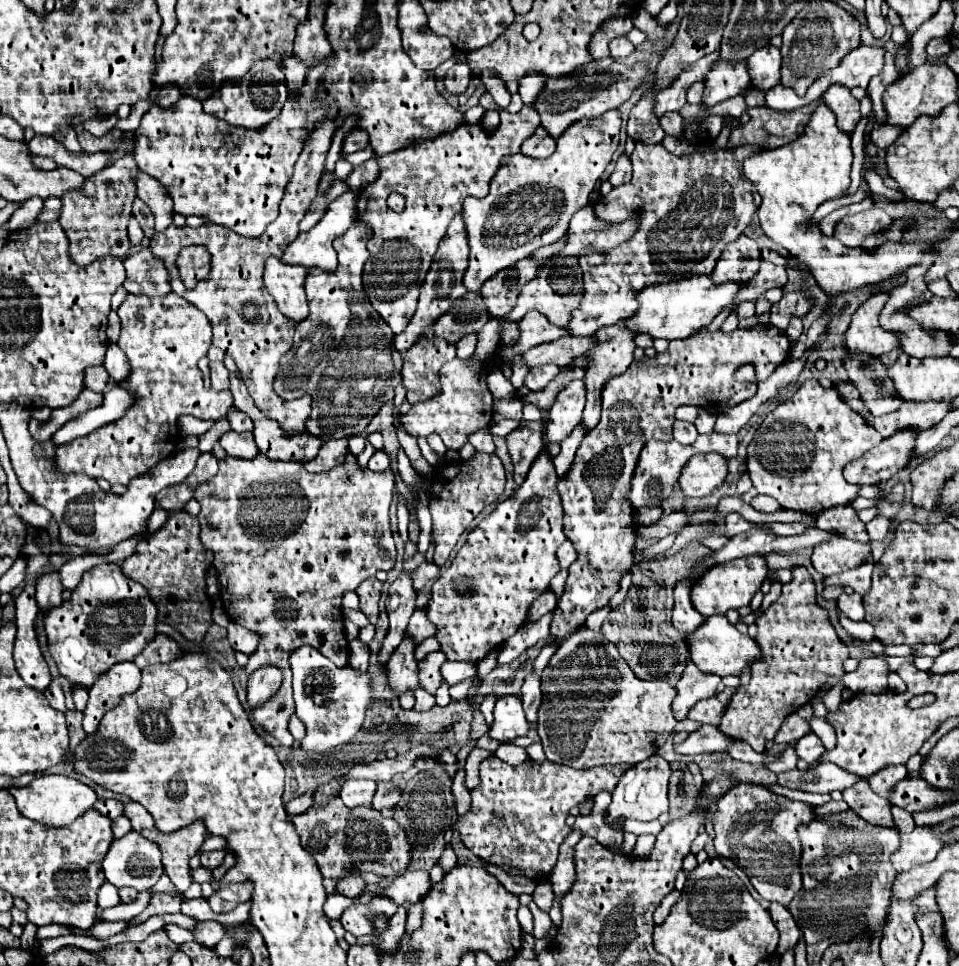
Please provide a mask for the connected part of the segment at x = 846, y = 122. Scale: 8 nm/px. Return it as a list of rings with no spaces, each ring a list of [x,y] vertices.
[[[831,85],[823,93],[823,103],[837,115],[839,129],[851,133],[859,123],[859,101],[851,95],[851,91],[843,85]]]

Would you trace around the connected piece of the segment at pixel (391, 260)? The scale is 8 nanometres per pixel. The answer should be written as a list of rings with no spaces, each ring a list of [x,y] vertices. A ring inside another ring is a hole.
[[[523,107],[519,113],[501,109],[501,125],[495,133],[487,133],[481,125],[461,125],[453,133],[443,133],[435,139],[449,139],[447,151],[441,143],[435,151],[435,141],[421,141],[421,145],[405,147],[397,153],[377,157],[381,173],[375,183],[367,185],[357,195],[357,213],[373,229],[371,245],[367,245],[371,257],[363,267],[363,287],[373,309],[385,319],[395,335],[403,333],[409,325],[415,309],[419,289],[431,267],[433,255],[441,237],[445,235],[451,219],[461,213],[465,197],[485,197],[489,193],[489,181],[499,169],[505,155],[519,153],[521,143],[533,135],[539,127],[539,115],[531,107]],[[389,193],[401,193],[407,201],[403,213],[393,213],[387,207]]]

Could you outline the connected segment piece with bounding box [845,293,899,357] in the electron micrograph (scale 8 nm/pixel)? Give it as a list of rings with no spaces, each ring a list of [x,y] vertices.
[[[877,293],[855,311],[851,327],[845,335],[849,353],[879,357],[899,349],[899,335],[879,327],[879,311],[883,309],[885,301],[887,293]]]

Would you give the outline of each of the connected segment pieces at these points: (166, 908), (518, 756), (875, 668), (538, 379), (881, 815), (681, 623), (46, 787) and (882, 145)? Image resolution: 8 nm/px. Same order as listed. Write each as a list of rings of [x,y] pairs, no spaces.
[[[157,893],[157,895],[151,897],[147,909],[139,917],[135,917],[135,921],[131,925],[143,923],[149,917],[159,915],[159,913],[177,913],[179,909],[181,909],[181,897],[179,895],[175,895],[175,893]]]
[[[501,743],[499,749],[495,751],[495,755],[497,755],[499,759],[505,759],[505,761],[511,763],[511,765],[519,765],[521,761],[525,761],[527,751],[525,751],[523,747],[513,745],[513,743]]]
[[[883,657],[861,659],[859,667],[845,673],[843,685],[853,693],[883,693],[887,689],[887,665]]]
[[[537,365],[537,367],[529,369],[523,385],[529,391],[543,391],[547,387],[547,383],[557,377],[557,373],[559,373],[557,365]]]
[[[859,779],[853,787],[843,791],[843,799],[853,809],[859,817],[869,821],[871,825],[885,825],[885,827],[895,827],[893,815],[891,815],[891,803],[873,793],[869,787],[867,779]]]
[[[681,581],[677,587],[675,587],[675,607],[673,607],[673,627],[685,637],[687,633],[695,631],[701,623],[703,623],[703,617],[701,613],[697,613],[691,605],[691,599],[689,599],[689,583],[687,581]]]
[[[37,775],[29,785],[25,787],[7,787],[7,791],[15,797],[17,809],[21,811],[21,815],[47,825],[47,827],[65,827],[71,825],[81,813],[85,813],[87,809],[91,809],[91,805],[97,801],[93,789],[89,789],[87,785],[83,785],[77,779],[69,779],[63,775]]]
[[[875,125],[873,131],[871,131],[871,141],[875,147],[879,149],[887,149],[901,133],[903,129],[901,127],[891,127],[891,125]]]

